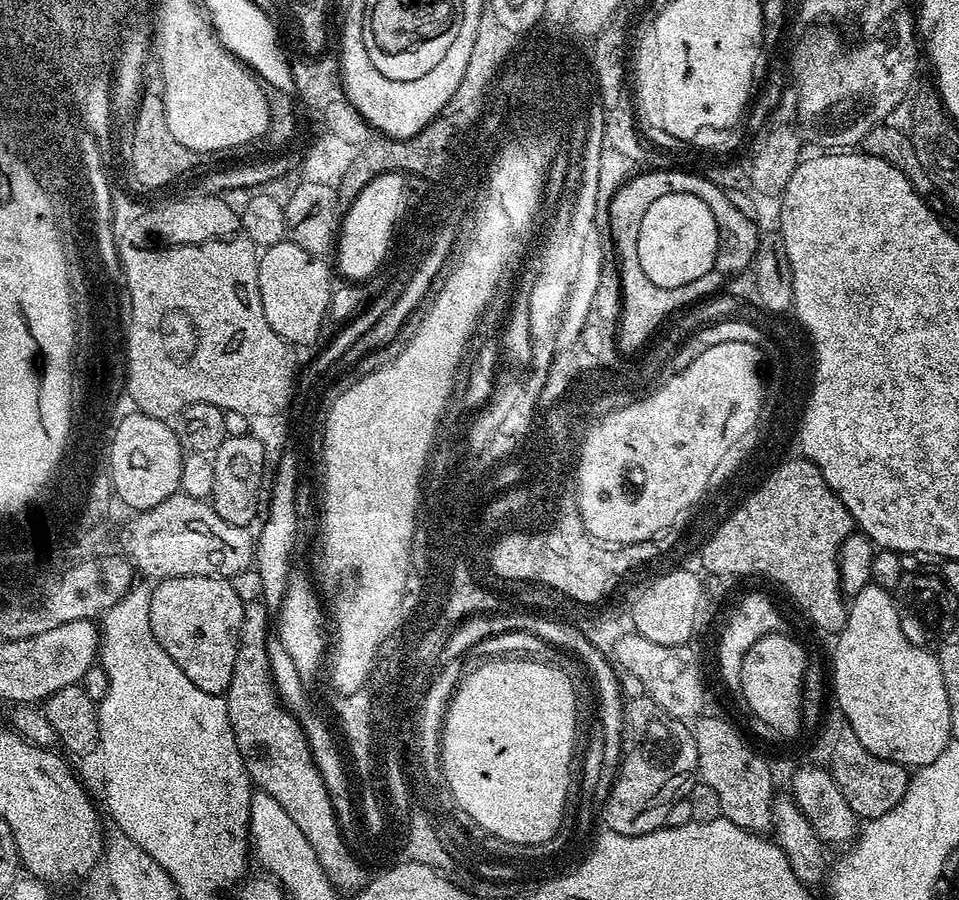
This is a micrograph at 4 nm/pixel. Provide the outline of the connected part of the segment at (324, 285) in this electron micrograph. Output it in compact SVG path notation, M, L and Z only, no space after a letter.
M286 238L281 244L263 249L259 253L258 263L260 266L258 286L262 298L262 310L266 314L266 322L270 322L273 330L293 346L314 343L320 336L320 327L326 324L328 307L330 306L330 298L334 287L332 276L328 273L327 266L324 265L325 261L321 257L306 254L306 250L302 250L302 246L291 244Z

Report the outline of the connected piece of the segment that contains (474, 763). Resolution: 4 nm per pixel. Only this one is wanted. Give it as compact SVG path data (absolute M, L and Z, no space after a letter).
M512 658L509 664L494 664L484 671L473 672L472 680L461 679L444 713L443 737L440 745L440 758L447 786L458 805L470 814L476 822L490 834L502 840L542 840L556 829L560 819L561 801L564 799L565 772L568 765L569 745L572 742L572 689L565 679L563 667L552 662L541 662L536 658Z

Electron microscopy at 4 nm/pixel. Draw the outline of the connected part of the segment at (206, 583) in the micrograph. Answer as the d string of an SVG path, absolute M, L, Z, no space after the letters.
M179 576L159 581L151 589L150 598L150 630L154 630L154 638L170 658L198 686L198 690L206 690L206 694L224 696L230 686L230 674L234 674L234 658L236 642L244 617L244 606L234 594L231 583L219 576Z

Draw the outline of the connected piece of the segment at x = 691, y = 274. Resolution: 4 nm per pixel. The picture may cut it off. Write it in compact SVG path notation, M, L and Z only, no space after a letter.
M666 194L666 198L658 198L646 210L646 214L642 217L642 230L638 230L638 262L642 262L642 270L646 270L646 278L650 278L650 282L654 282L654 286L662 287L678 287L684 286L686 283L693 282L694 279L701 278L702 275L714 268L713 255L716 251L716 224L714 215L710 212L710 206L707 199L700 194Z

